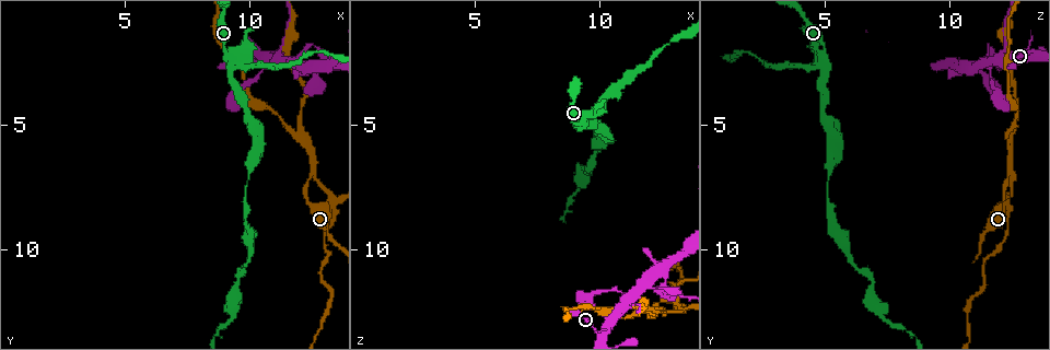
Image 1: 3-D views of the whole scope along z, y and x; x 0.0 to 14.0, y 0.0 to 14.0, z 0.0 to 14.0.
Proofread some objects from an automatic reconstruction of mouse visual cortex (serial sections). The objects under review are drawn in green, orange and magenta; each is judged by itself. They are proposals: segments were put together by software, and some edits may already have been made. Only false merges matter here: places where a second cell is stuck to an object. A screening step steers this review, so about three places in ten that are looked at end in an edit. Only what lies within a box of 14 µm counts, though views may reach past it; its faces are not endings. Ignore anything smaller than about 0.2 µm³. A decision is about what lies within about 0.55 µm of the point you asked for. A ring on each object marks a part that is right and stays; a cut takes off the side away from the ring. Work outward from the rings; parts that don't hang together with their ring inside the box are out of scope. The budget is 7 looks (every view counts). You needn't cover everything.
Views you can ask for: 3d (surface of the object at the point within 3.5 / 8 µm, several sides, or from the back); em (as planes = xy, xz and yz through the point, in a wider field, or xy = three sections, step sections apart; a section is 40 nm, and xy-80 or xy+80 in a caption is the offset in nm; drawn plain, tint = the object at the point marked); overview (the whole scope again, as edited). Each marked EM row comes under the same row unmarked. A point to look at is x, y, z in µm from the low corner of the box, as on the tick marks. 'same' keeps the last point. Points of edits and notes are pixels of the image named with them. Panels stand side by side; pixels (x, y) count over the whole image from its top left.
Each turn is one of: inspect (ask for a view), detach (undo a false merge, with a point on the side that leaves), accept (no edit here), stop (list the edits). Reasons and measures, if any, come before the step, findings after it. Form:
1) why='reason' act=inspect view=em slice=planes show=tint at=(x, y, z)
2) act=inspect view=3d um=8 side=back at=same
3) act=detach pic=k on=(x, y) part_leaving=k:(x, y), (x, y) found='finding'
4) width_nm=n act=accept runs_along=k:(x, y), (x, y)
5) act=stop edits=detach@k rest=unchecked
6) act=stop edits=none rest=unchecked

why='four or more arms meet' act=inspect view=3d um=3.5 at=(11.0, 2.7, 11.7)

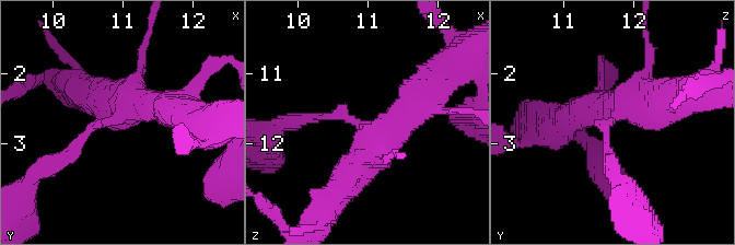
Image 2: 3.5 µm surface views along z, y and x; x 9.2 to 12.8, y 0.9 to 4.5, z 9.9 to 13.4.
arms=4 arm_widths_nm=150,150,450,450 why='need the tissue' act=inspect view=em slice=planes show=tint at=(10.95, 2.60, 11.80)

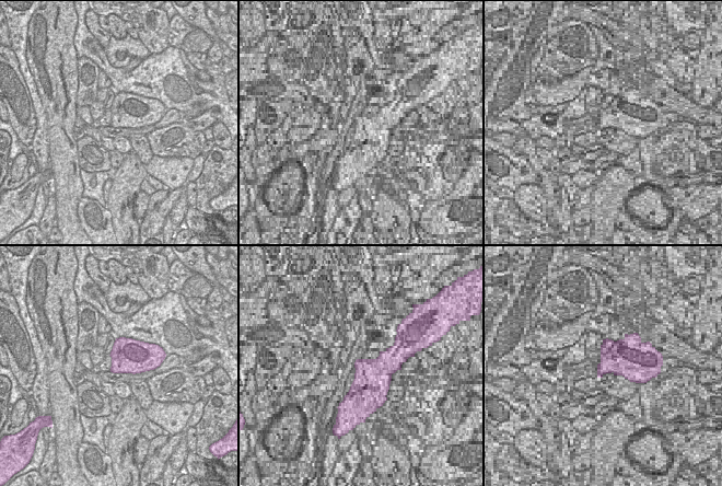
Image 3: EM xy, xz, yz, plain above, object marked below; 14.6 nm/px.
width_nm=500 act=accept runs_along=2:(335, 195), (354, 164), (429, 89) found='all the same cell'

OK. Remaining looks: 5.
why='two arms in line, one across' act=inspect view=3d um=3.5 side=back at=(12.3, 5.4, 12.5)

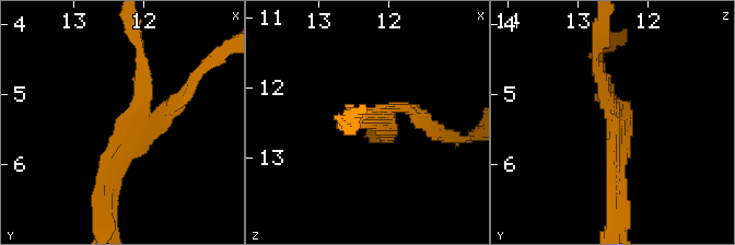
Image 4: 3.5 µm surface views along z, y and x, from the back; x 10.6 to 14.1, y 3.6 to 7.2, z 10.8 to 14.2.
arms=3 arm_widths_nm=150,150,200 why='shape alone is not enough' act=inspect view=em slice=planes show=tint at=(12.25, 5.50, 12.45)

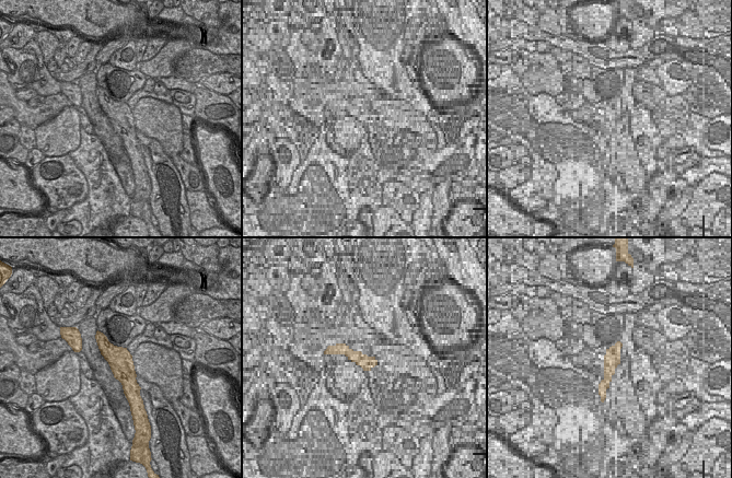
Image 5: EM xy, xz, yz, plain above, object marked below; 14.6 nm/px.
act=detach pic=4 on=(137, 85) part_leaving=4:(104, 217), (107, 155), (141, 123) found='two cells meet here'

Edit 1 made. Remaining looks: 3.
why='sudden change in width' act=inspect view=3d um=3.5 at=(12.1, 7.9, 12.1)

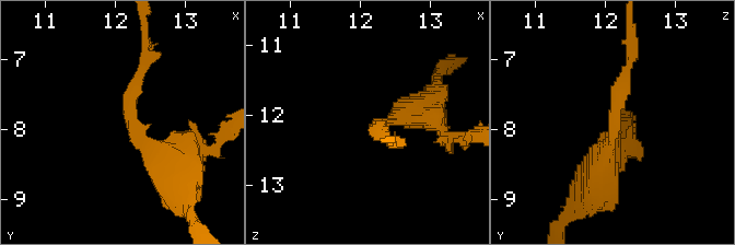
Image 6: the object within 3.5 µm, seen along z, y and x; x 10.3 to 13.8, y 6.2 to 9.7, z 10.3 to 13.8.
arm_widths_nm=200,450 act=inspect view=em slice=xy step=2 show=tint at=(12.25, 7.95, 12.15)

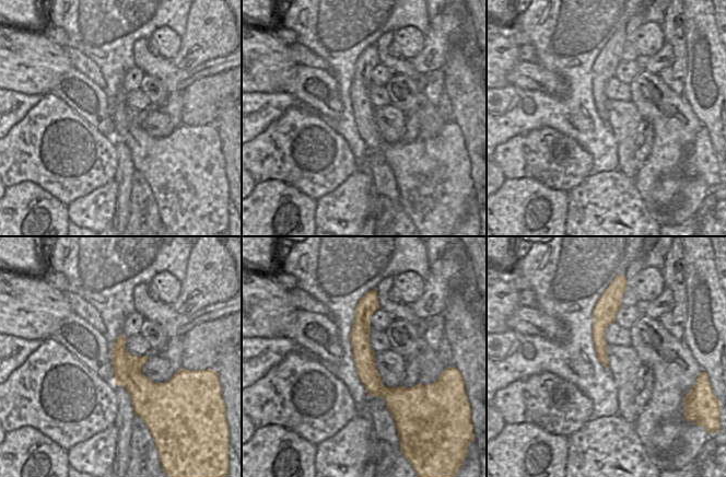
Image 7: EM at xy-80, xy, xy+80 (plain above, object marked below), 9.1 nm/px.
act=accept runs_along=6:(601, 183), (631, 58) found='one cell here'

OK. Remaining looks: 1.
act=stop edits=detach@4 rest=unchecked

